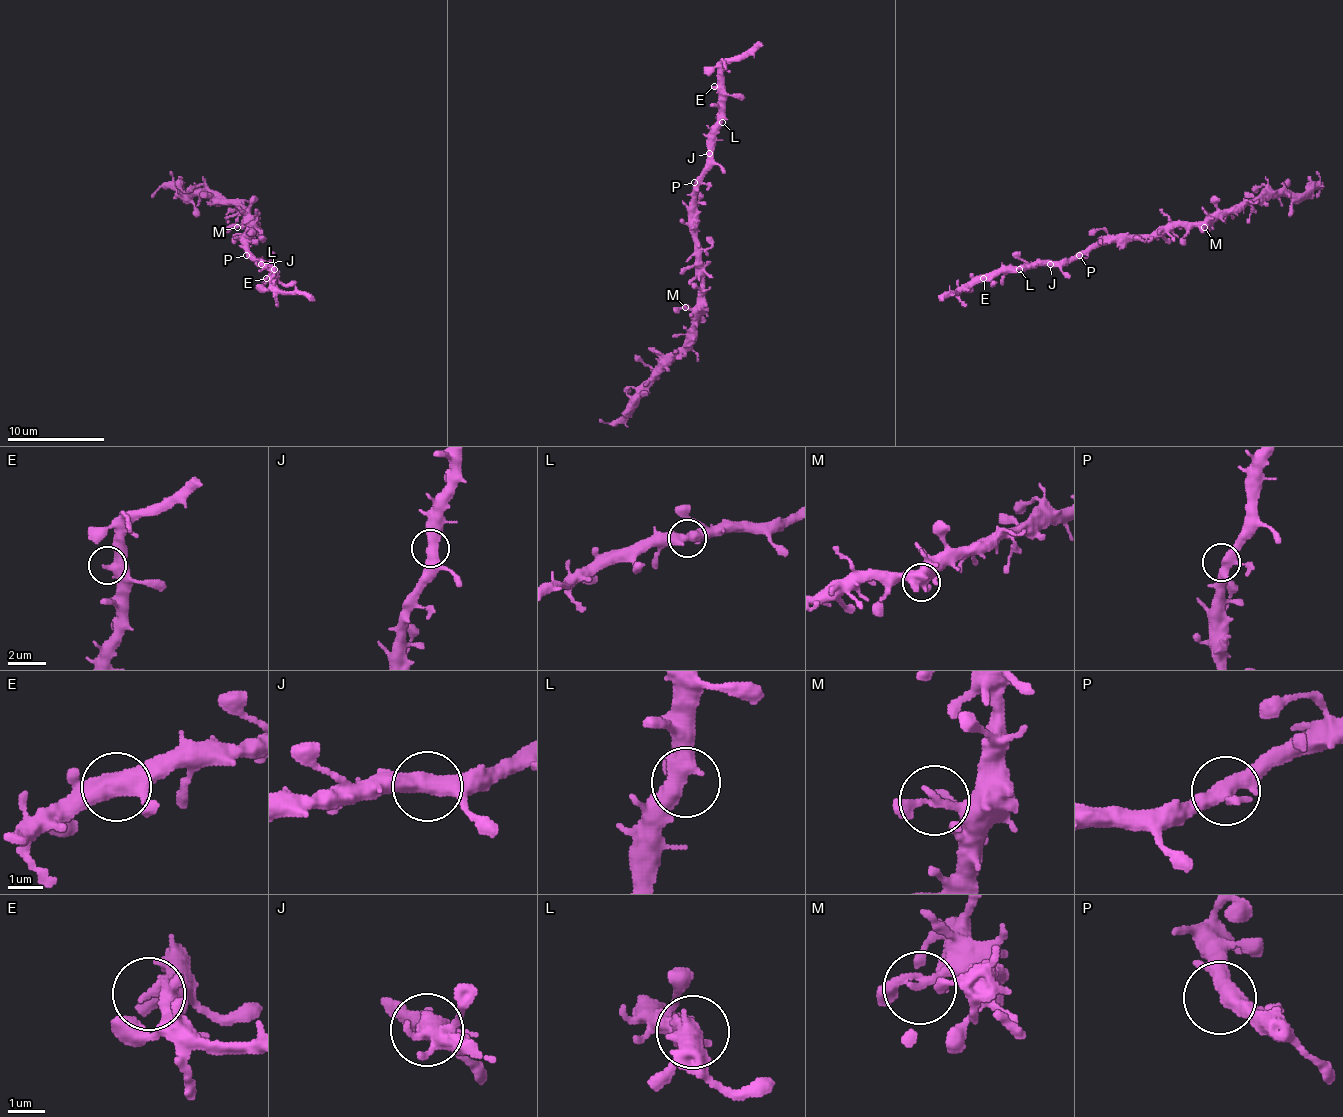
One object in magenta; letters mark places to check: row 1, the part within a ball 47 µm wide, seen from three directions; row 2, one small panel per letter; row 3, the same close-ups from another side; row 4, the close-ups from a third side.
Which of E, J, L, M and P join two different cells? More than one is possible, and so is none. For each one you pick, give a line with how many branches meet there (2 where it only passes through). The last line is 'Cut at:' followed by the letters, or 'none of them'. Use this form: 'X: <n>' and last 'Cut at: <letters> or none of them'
Cut at: none of them

